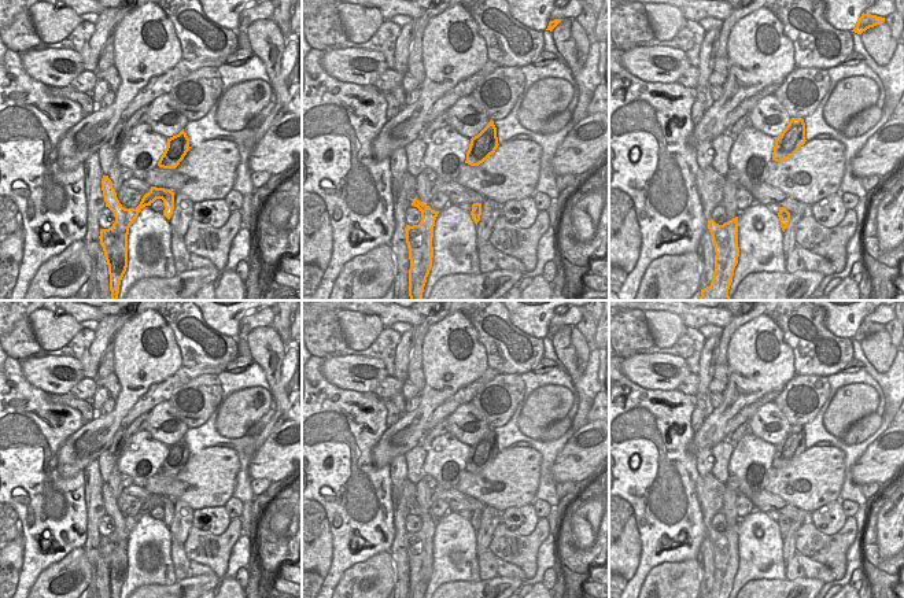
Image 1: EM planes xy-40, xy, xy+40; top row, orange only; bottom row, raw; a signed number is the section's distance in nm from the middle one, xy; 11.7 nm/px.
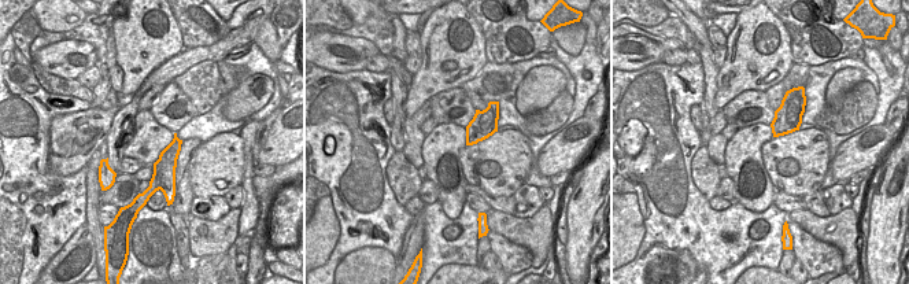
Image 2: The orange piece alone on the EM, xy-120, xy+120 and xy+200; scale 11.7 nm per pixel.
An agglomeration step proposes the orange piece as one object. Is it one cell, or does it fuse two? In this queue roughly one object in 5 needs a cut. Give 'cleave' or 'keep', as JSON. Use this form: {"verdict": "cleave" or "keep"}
{"verdict": "cleave"}

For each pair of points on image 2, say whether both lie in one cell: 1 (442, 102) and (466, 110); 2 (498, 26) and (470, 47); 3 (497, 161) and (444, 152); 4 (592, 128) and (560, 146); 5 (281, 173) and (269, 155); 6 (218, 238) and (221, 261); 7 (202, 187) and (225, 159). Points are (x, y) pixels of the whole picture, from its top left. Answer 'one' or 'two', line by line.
1: one
2: two
3: two
4: one
5: two
6: two
7: one

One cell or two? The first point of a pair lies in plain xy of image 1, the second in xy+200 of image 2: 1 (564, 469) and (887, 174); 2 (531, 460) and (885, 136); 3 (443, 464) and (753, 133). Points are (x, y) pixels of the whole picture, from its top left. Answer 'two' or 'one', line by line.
1: two
2: two
3: one

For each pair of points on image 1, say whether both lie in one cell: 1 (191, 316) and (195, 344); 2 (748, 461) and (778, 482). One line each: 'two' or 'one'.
1: one
2: two

